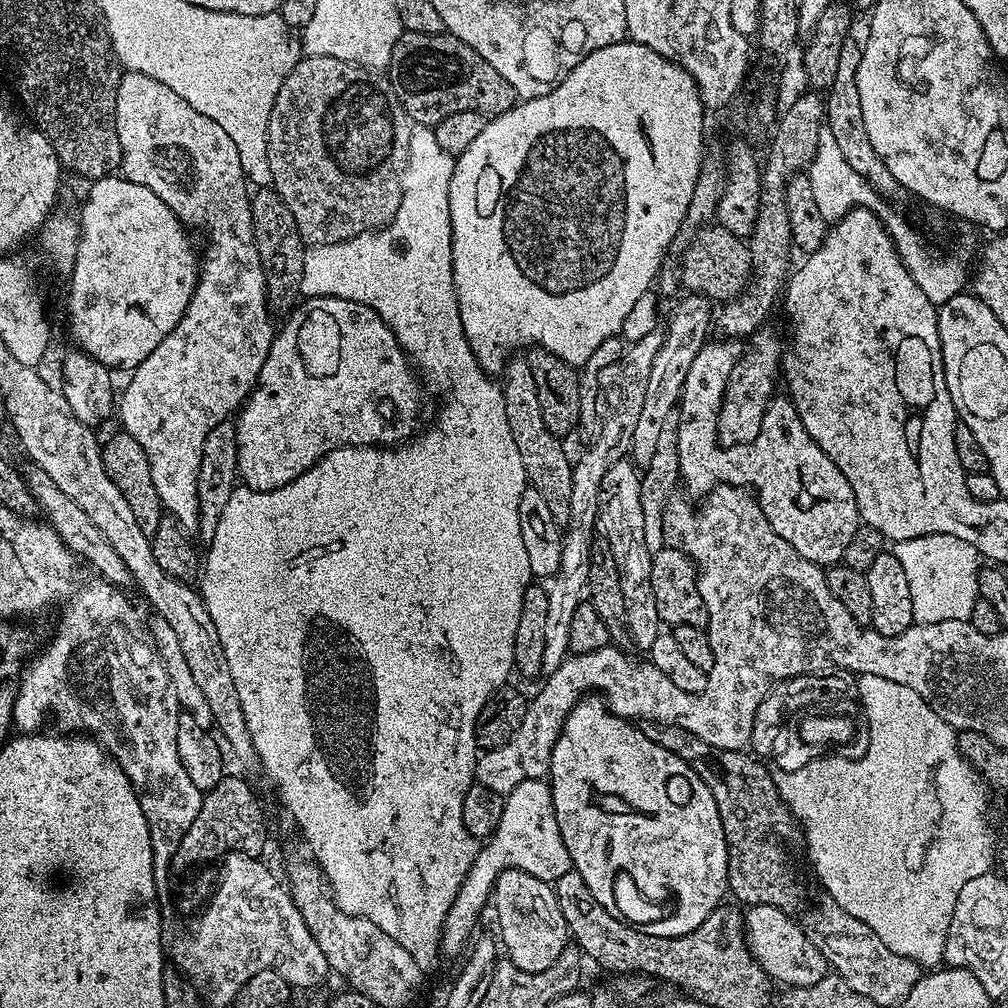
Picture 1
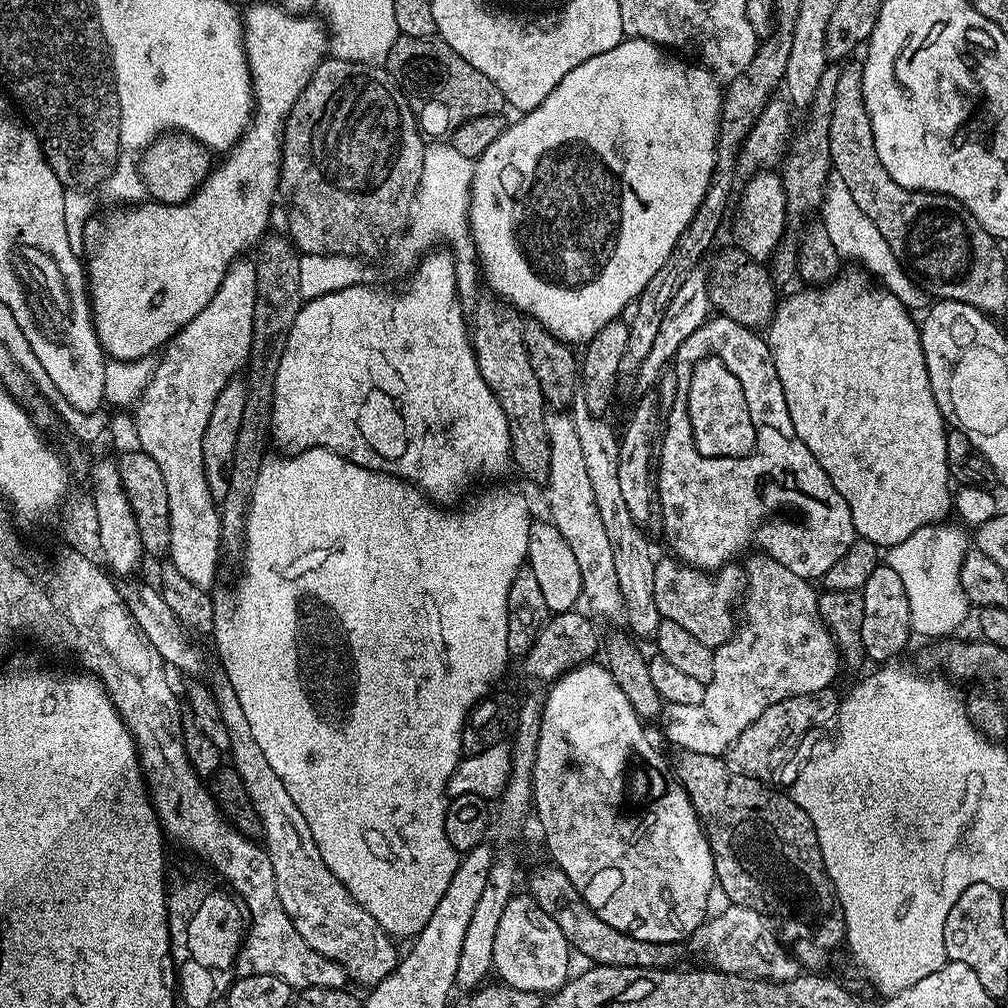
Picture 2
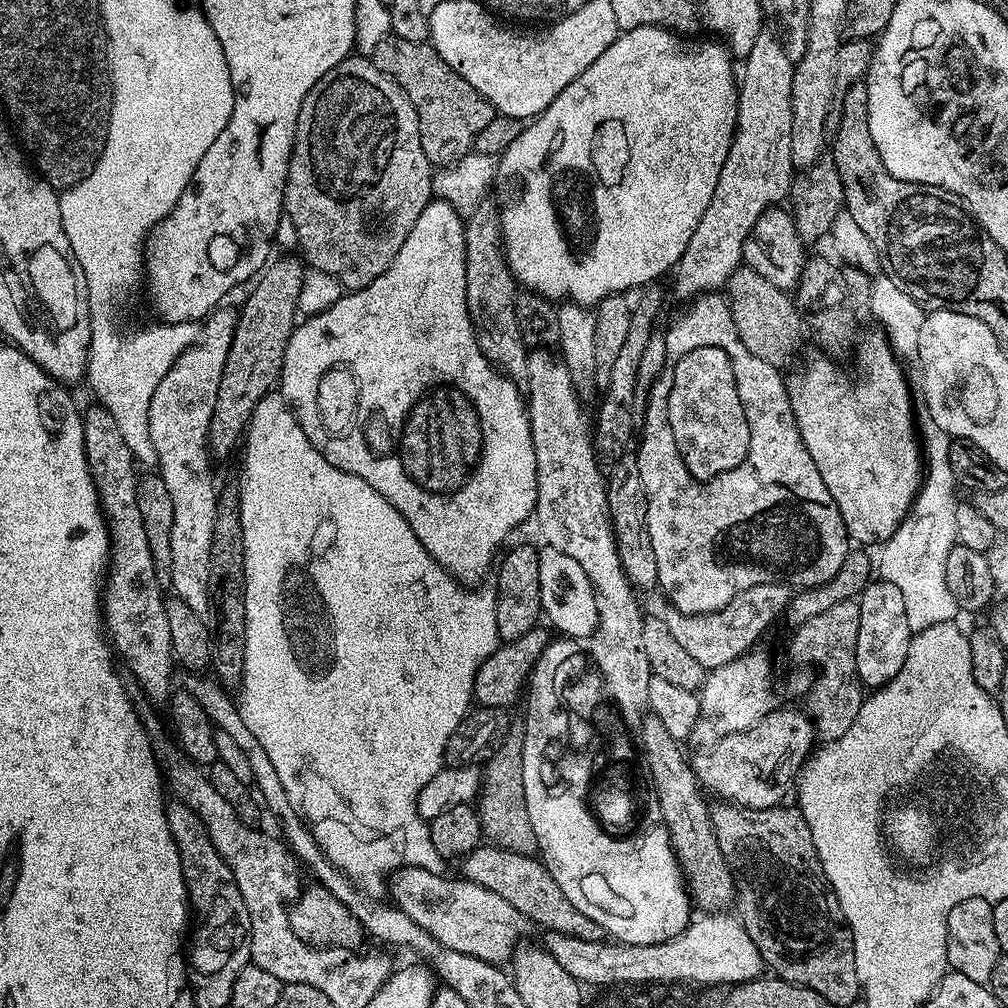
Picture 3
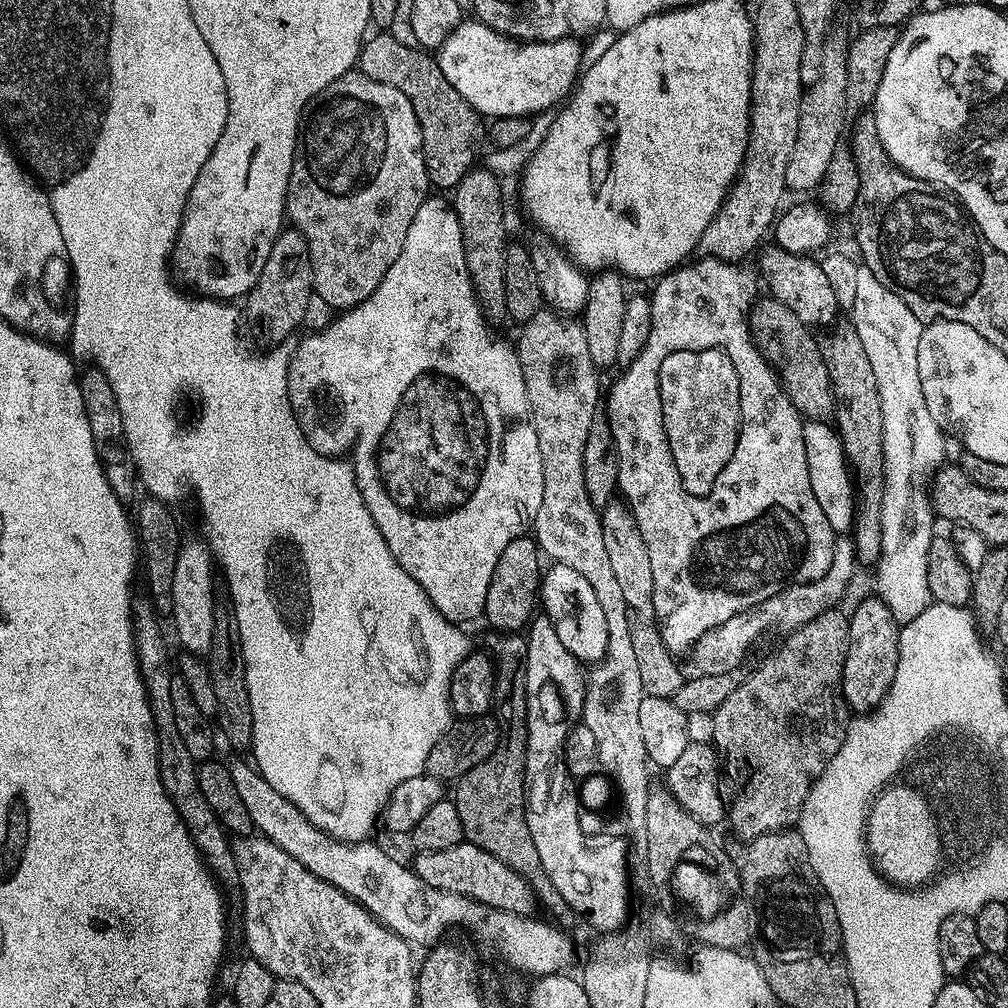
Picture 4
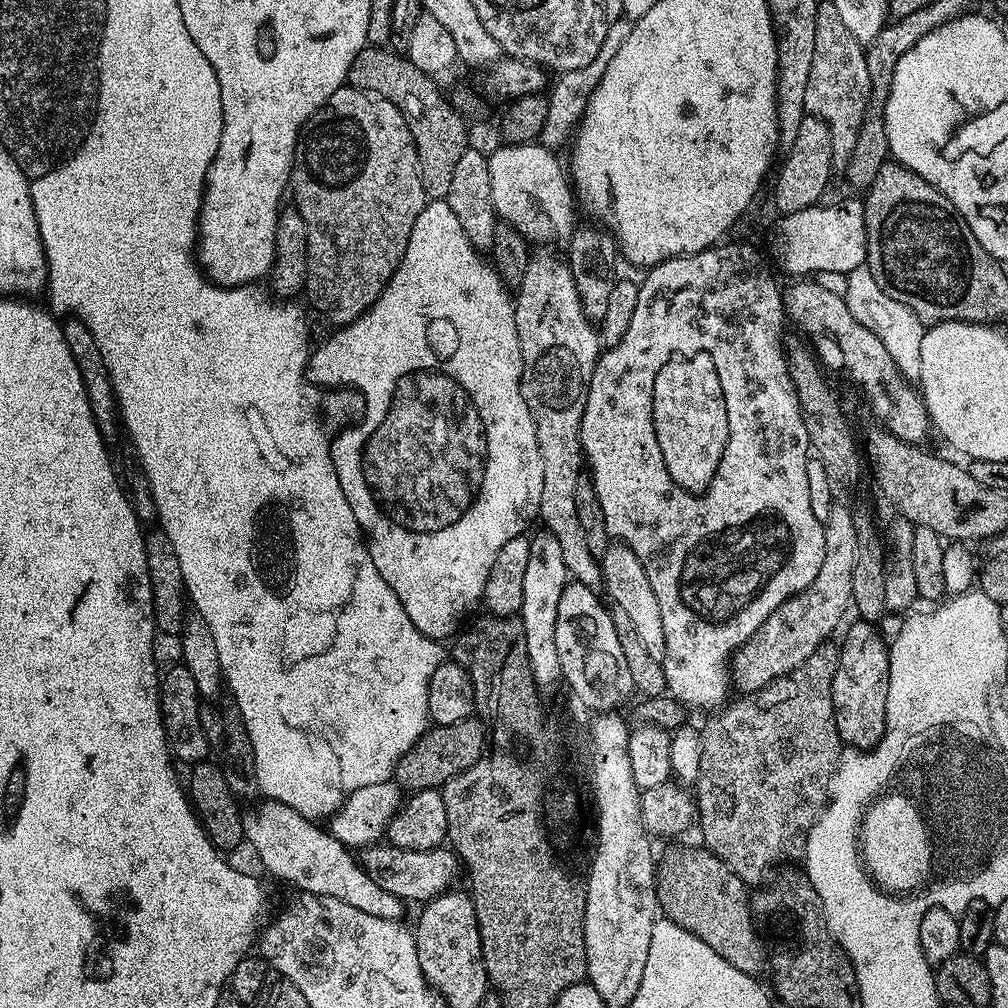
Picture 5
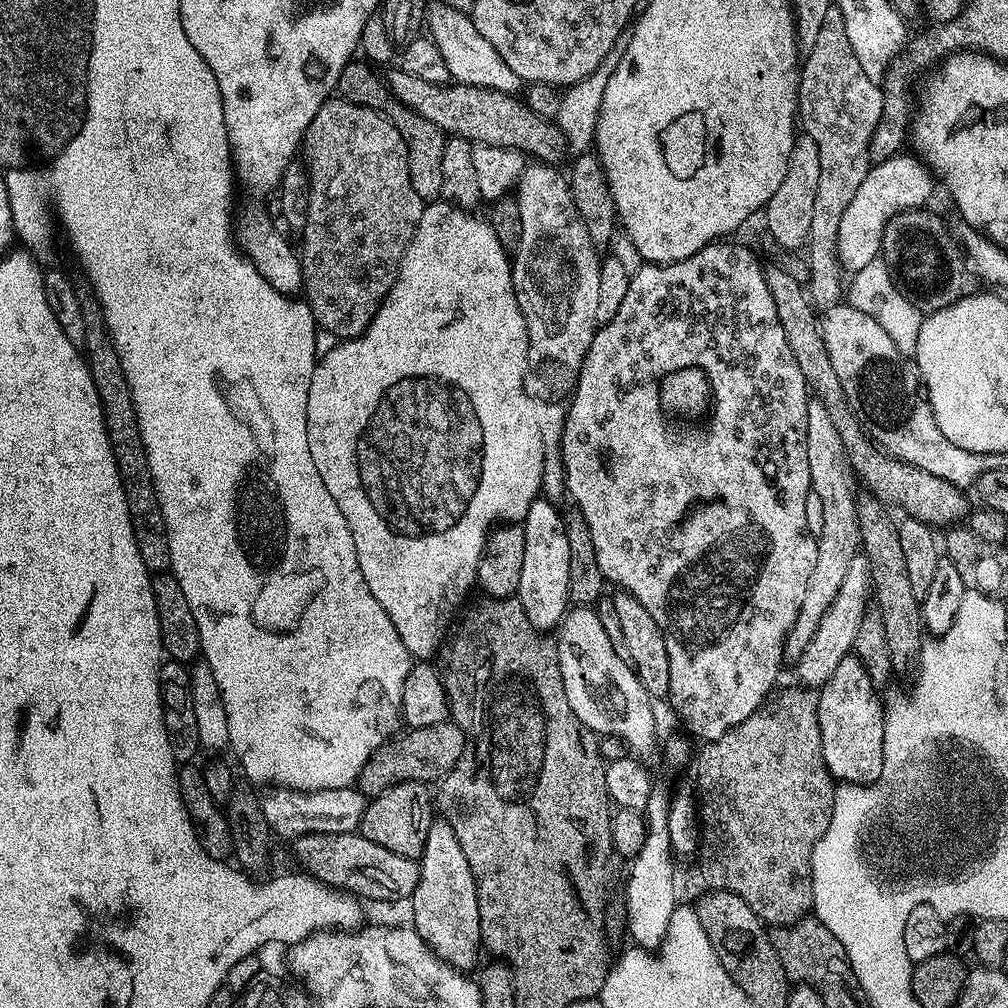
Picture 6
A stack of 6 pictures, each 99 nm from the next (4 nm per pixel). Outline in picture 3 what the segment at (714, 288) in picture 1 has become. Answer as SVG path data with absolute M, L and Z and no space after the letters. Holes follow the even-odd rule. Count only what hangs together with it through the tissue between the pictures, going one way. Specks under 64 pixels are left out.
M741 266L736 268L728 278L726 296L732 305L734 330L738 330L738 338L750 354L762 358L762 362L770 362L770 366L781 370L796 356L800 348L800 328L802 317L797 310L793 297L778 286L766 282L758 270Z

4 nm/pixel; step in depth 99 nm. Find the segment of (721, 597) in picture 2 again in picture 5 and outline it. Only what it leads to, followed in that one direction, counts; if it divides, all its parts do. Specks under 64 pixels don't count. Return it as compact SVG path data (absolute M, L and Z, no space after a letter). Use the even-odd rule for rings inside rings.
M839 502L829 507L826 519L823 521L826 534L826 558L822 558L822 570L818 570L818 578L806 586L798 594L794 594L760 629L732 654L730 661L730 676L741 689L741 693L757 692L765 688L771 680L786 676L793 672L818 646L829 639L828 636L840 624L844 611L849 611L852 602L852 587L854 579L854 561L858 558L858 534L854 534L853 509L843 508Z

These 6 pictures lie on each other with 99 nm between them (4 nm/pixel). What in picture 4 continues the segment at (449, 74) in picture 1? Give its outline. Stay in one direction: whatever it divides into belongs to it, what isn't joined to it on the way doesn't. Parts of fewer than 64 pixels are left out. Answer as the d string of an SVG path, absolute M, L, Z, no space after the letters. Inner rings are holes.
M374 34L365 39L360 47L358 70L366 74L366 78L374 78L383 84L392 84L406 98L410 98L410 106L414 106L414 114L418 118L418 126L422 134L424 161L428 171L428 182L433 189L455 190L458 182L477 163L476 151L480 148L480 113L473 110L470 102L446 82L446 74L442 74L440 61L431 51L422 47L402 46L390 34Z

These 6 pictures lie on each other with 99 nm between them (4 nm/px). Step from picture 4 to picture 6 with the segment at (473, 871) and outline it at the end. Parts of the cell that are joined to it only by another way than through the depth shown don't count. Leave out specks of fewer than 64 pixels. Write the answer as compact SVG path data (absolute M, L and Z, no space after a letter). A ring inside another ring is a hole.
M359 831L342 834L307 832L304 836L295 837L294 844L296 844L296 856L304 863L302 866L307 873L315 876L317 880L325 881L341 890L359 894L361 897L369 896L372 900L407 901L418 886L420 866L413 857L394 854L386 850L386 846L378 846L378 842L370 842L370 838L360 835Z

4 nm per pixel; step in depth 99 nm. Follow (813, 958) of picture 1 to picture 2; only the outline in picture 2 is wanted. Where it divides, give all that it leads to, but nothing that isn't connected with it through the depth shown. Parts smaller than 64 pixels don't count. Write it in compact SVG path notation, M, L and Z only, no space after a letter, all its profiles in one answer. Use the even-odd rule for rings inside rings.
M729 903L727 907L716 917L713 915L705 919L690 940L690 944L704 951L705 958L709 960L707 963L715 971L757 980L793 980L801 975L801 965L796 957L790 954L778 932L772 929L774 924L769 917L757 908L747 908L734 903Z

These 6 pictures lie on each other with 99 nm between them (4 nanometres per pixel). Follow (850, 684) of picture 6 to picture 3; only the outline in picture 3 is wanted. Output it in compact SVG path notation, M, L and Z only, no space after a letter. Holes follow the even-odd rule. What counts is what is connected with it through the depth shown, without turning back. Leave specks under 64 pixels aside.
M873 579L860 593L858 603L858 678L865 689L879 690L895 678L898 670L902 670L914 633L910 630L910 622L906 622L906 602L894 582Z

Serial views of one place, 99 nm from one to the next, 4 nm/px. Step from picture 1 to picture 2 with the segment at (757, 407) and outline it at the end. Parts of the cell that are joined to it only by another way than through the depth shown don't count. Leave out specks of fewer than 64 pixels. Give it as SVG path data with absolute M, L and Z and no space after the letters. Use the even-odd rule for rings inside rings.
M727 374L696 376L690 380L688 417L696 448L710 458L742 458L756 450L756 431L742 394L742 382Z

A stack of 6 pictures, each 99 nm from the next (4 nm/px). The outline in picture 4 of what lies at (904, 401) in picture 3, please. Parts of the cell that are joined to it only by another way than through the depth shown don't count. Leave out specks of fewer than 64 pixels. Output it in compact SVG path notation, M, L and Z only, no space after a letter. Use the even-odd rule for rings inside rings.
M808 420L804 425L806 442L806 466L810 470L810 490L826 514L826 522L837 534L848 534L853 531L856 518L857 493L854 491L854 477L846 463L844 444L839 431L831 423L822 420Z

